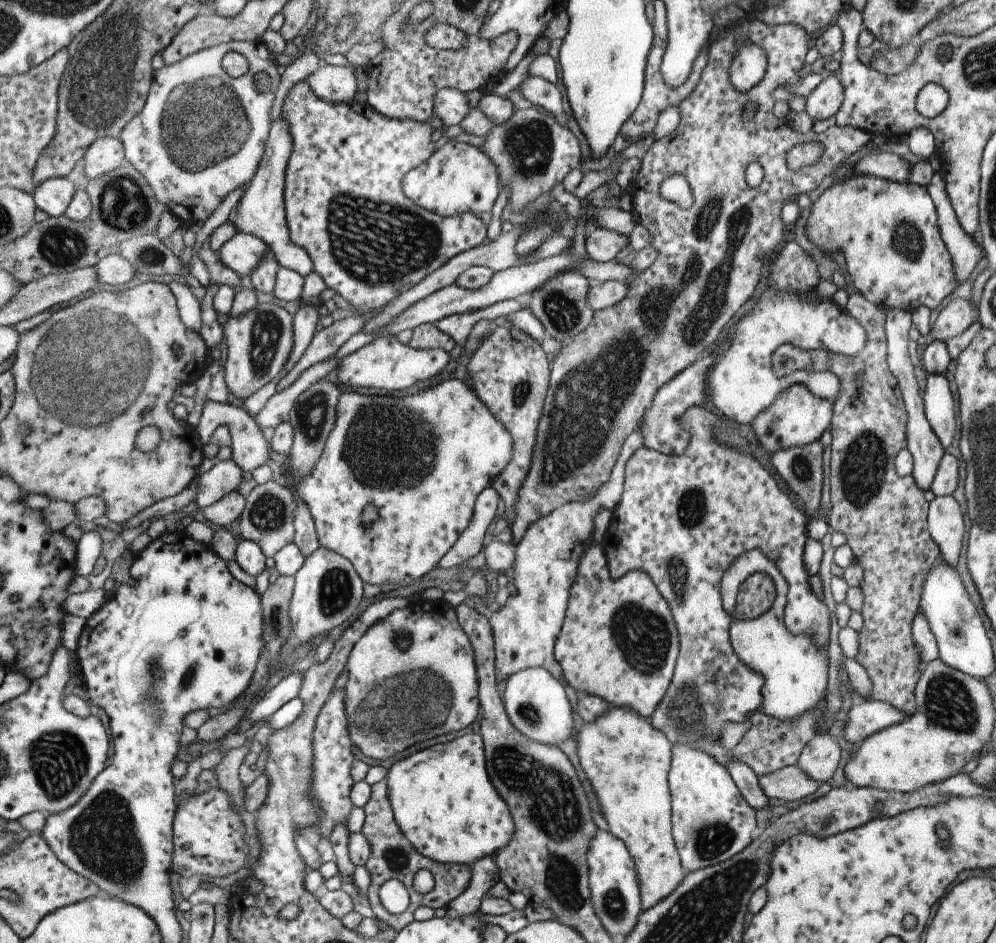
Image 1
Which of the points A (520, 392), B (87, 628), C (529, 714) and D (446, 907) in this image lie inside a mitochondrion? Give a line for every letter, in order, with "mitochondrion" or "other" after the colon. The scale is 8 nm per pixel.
A: mitochondrion
B: other
C: mitochondrion
D: other

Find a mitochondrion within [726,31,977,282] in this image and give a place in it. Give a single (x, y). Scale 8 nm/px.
(908, 241)

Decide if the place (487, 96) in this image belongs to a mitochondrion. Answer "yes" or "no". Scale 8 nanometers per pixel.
no

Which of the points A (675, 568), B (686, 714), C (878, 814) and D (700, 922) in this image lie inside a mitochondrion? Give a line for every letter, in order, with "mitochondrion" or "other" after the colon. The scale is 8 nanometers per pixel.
A: mitochondrion
B: mitochondrion
C: other
D: mitochondrion

